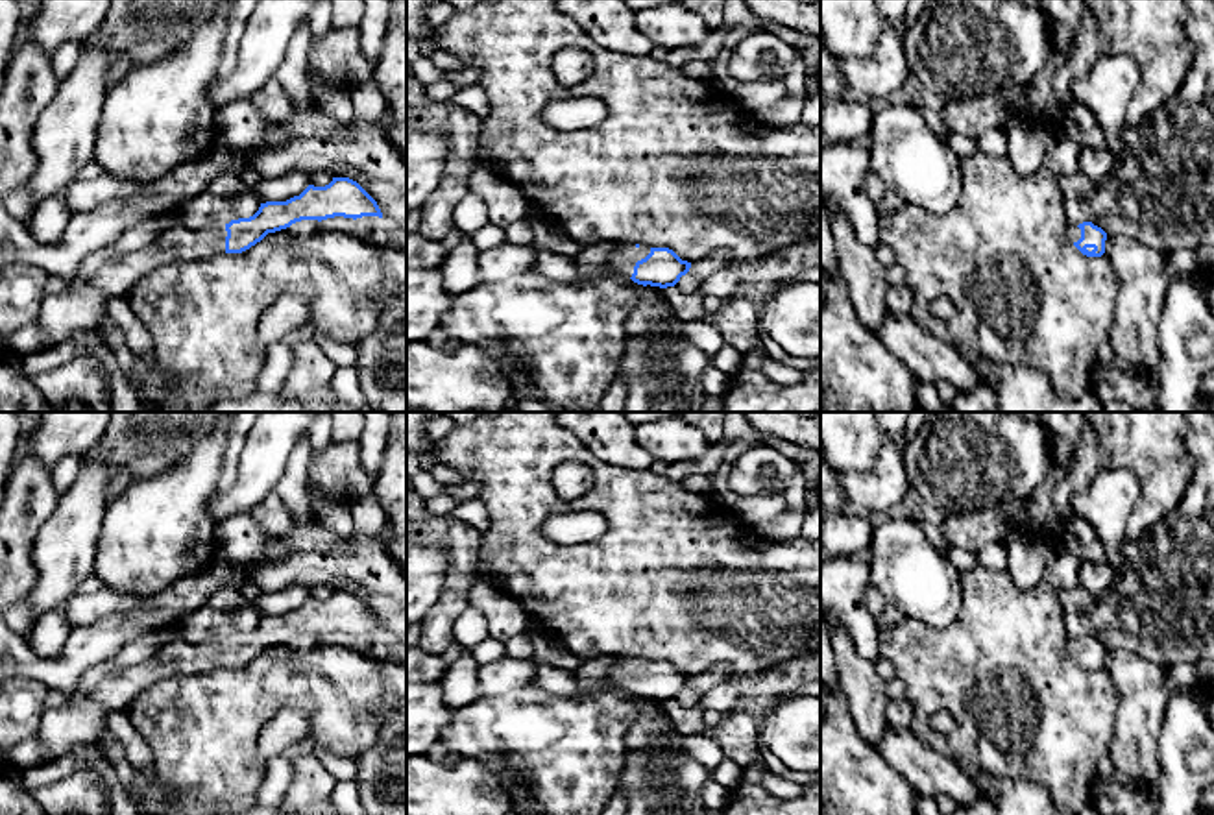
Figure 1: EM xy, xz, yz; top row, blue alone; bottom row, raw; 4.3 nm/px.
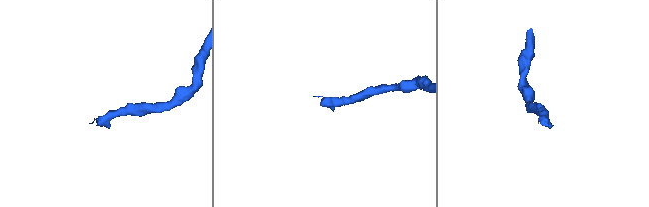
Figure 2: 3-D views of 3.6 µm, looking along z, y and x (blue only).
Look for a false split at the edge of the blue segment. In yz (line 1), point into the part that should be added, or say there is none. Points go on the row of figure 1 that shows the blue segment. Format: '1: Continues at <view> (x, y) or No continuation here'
1: Continues at yz (1074, 233)

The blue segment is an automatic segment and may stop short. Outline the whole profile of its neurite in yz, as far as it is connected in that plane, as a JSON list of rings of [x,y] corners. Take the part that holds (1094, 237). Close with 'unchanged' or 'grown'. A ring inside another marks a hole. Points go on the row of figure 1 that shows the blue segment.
[[[1092,222],[1070,225],[1068,238],[1087,257],[1101,257],[1105,253],[1107,233]]] | grown

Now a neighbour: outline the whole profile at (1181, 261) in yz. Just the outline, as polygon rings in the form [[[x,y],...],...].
[[[1183,248],[1183,249],[1175,249],[1175,251],[1168,253],[1168,268],[1166,268],[1166,272],[1170,275],[1197,272],[1196,249],[1197,248]]]

